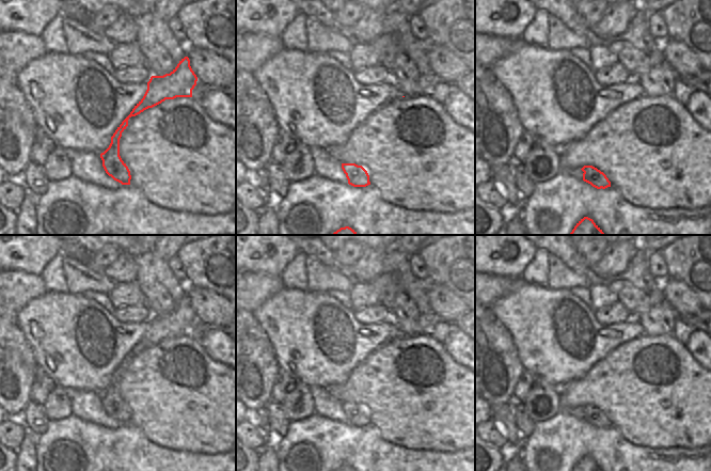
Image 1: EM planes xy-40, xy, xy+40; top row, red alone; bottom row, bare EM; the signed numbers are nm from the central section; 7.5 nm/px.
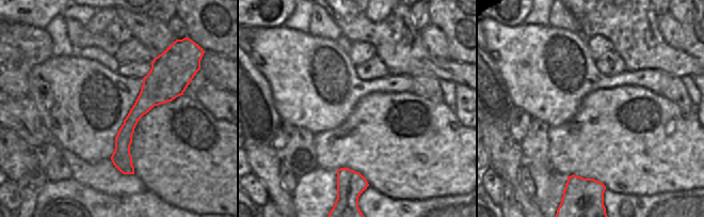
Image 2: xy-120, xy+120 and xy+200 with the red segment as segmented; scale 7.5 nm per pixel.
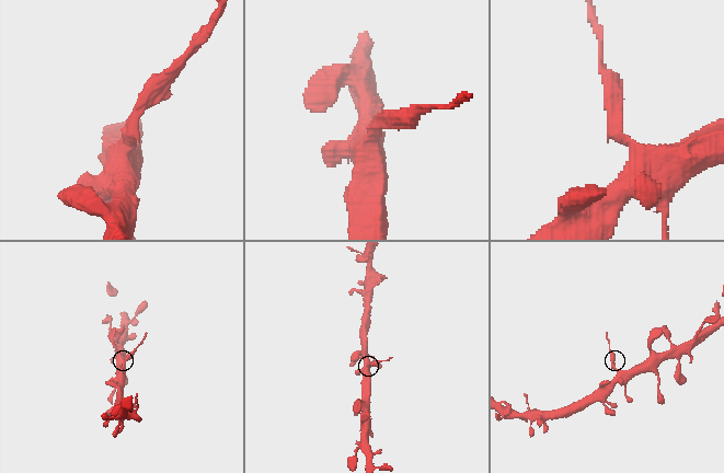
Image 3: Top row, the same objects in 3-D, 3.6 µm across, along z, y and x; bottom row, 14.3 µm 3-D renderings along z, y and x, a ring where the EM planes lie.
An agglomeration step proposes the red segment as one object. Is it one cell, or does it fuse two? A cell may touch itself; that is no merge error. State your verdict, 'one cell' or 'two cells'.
two cells

